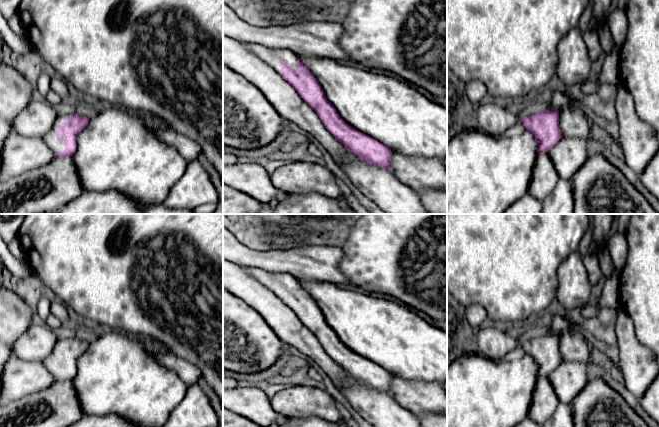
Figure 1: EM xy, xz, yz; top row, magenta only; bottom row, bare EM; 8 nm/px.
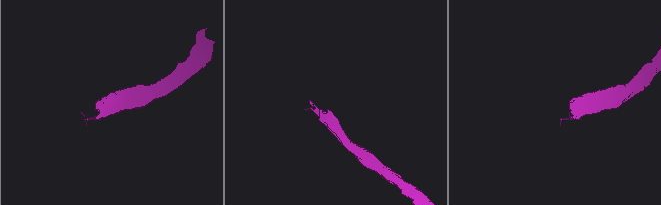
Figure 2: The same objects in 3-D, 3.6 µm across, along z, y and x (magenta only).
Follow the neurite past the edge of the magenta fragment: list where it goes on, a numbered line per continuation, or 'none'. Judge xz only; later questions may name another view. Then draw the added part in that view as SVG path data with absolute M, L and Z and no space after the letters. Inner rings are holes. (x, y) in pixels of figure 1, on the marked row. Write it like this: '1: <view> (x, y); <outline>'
1: xz (272, 56); M241 42L243 46L260 58L263 62L271 66L281 75L281 61L284 60L294 70L297 69L297 60L299 57L289 49L268 48L261 44Z

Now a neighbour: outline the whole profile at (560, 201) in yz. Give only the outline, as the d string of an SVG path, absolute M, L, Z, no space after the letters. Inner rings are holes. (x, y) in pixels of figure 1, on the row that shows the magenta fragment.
M559 179L554 190L542 202L543 214L573 214L572 181Z

